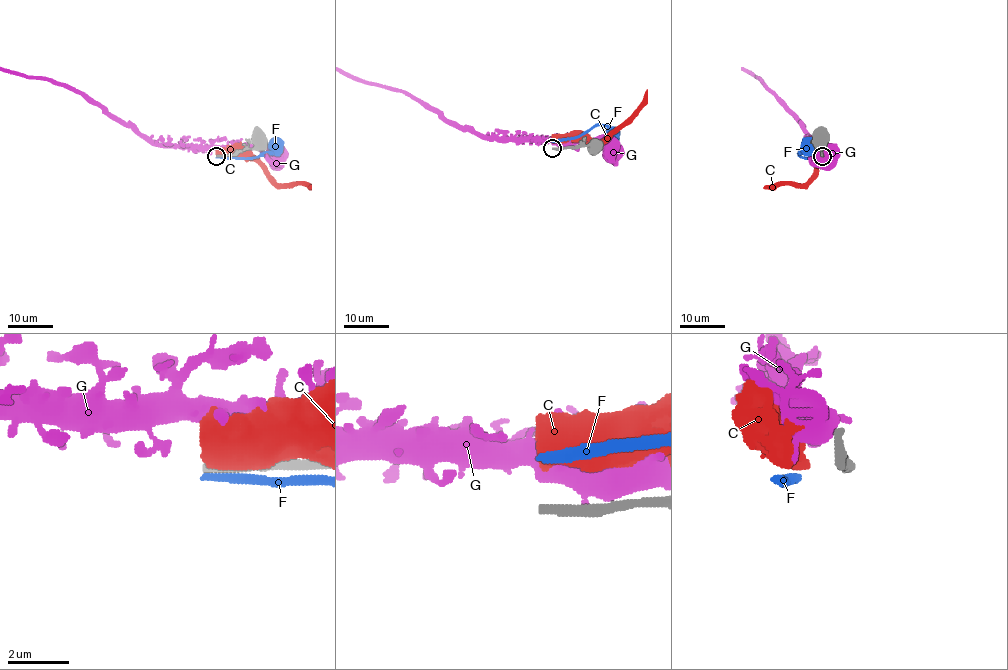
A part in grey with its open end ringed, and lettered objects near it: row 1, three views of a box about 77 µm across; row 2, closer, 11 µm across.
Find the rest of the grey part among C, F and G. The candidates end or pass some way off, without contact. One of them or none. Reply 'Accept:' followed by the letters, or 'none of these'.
Accept: none of these

